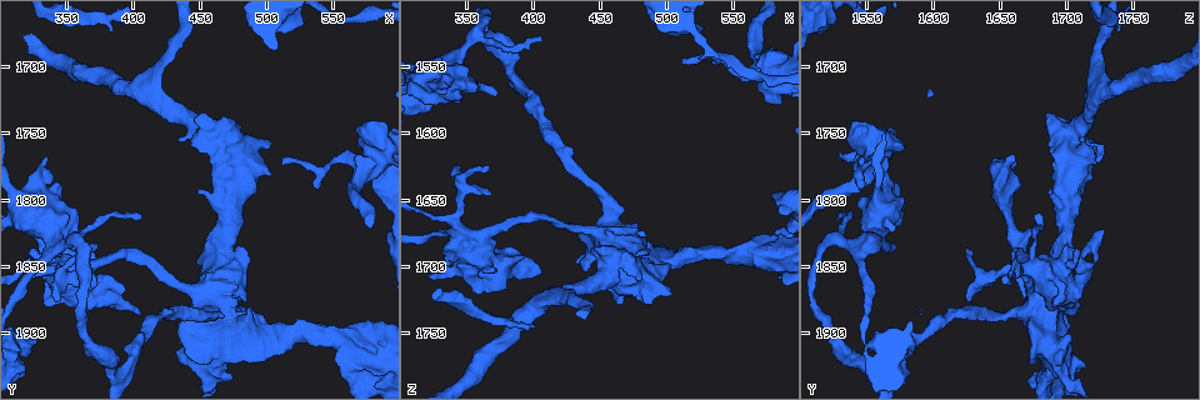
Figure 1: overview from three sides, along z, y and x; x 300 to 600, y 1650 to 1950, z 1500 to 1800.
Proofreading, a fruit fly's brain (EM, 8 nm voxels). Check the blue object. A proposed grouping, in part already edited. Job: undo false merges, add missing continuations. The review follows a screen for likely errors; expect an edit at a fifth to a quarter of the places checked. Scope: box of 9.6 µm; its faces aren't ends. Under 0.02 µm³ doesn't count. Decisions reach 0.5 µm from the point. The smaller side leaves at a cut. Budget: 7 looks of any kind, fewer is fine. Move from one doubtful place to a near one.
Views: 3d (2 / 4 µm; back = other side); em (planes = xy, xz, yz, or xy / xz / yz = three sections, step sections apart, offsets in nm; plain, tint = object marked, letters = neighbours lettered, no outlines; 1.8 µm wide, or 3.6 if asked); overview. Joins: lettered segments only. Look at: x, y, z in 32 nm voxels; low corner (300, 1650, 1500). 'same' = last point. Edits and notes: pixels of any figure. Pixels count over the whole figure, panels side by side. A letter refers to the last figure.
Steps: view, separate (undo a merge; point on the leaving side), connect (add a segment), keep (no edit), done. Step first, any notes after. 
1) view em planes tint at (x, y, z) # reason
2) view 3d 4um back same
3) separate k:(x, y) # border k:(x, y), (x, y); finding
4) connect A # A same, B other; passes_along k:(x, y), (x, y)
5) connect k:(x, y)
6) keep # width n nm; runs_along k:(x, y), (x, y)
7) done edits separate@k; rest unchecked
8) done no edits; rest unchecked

view em yz step 4 tint at (346, 1860, 1642) # narrows sharply

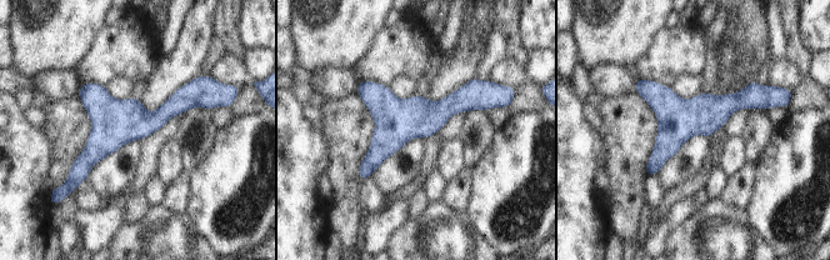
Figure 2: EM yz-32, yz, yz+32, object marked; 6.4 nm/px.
view em planes tint same # cut it another way

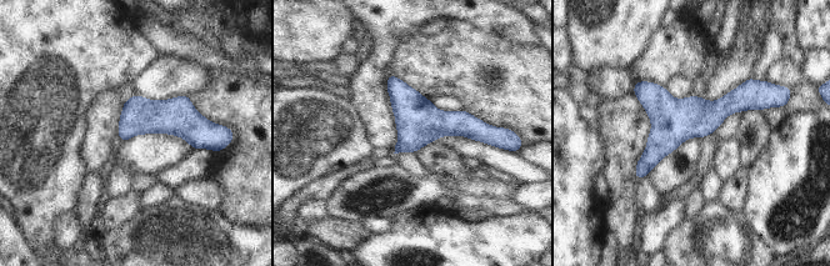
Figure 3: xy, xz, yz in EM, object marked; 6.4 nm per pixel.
view em planes letters same # what lies round it

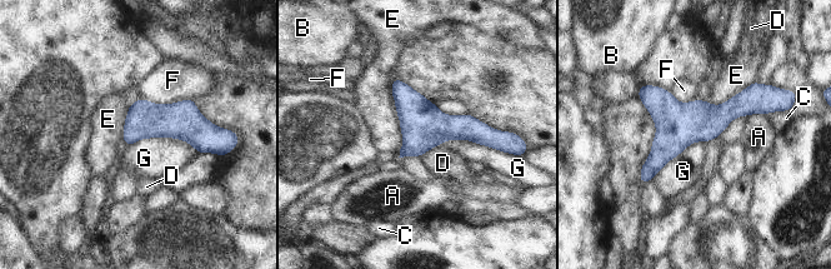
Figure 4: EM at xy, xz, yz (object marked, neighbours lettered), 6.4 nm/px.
keep # longest_contact E 500 nm; A other, B other, C other, D other, E other, F other, G other; runs_along 4:(767, 108), (695, 121), (642, 179); continuous, no second neuron

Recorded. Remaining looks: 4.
view 3d 4um at (558, 1906, 1692) # sudden change in width

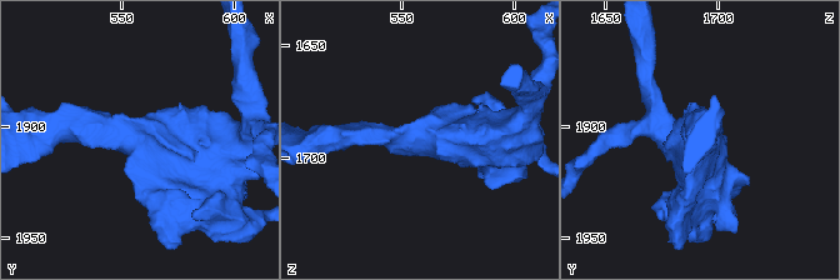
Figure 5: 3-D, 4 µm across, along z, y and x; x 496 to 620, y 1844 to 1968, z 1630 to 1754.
view em 3.6um xz step 4 tint at (557, 1907, 1692) # need the tissue

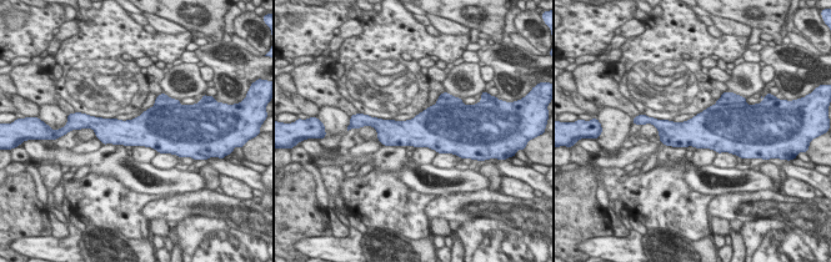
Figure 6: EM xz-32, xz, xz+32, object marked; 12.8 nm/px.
view em 3.6um xz step 4 letters same # what lies round it

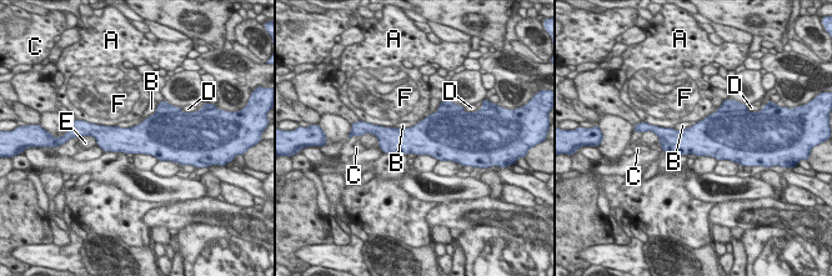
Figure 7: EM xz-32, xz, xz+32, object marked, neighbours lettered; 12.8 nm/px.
keep # A other, B other, C other, D other, E other, F other; border 7:(158, 104), (140, 123), (118, 126); all the same neuron

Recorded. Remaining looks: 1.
view em planes letters at (536, 1792, 1548) # free end

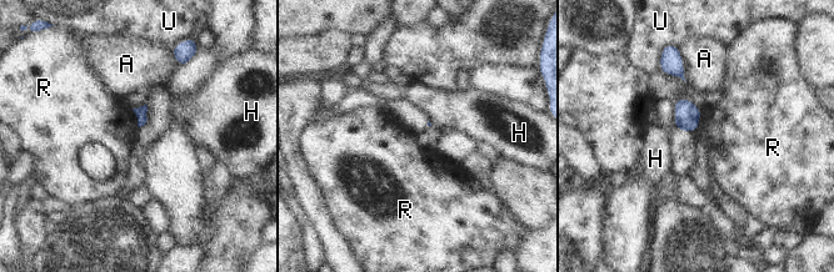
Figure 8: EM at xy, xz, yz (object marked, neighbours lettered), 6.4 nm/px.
keep # longest_contact A 200 nm; A other, H other, R other, U other; border 8:(702, 110), (697, 129); no lettered segment goes on from it

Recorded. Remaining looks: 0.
done no edits; rest unchecked

